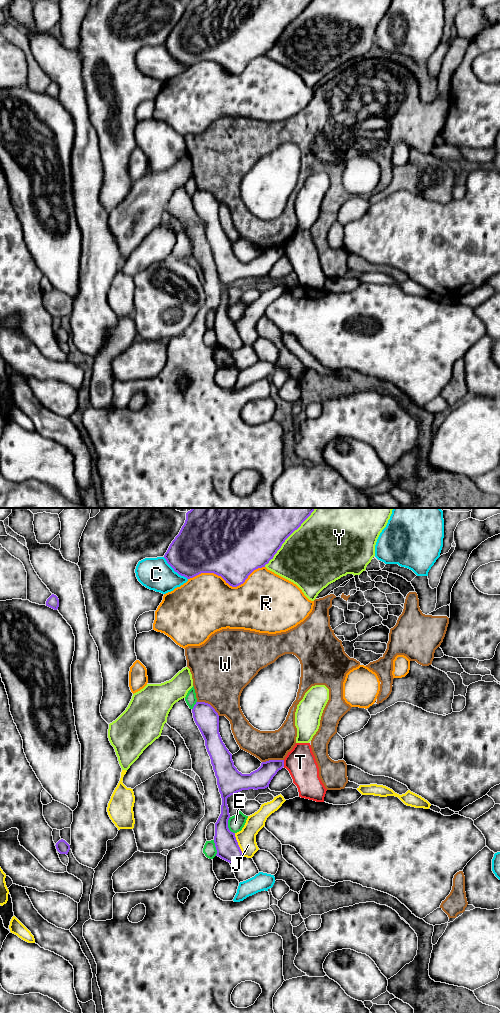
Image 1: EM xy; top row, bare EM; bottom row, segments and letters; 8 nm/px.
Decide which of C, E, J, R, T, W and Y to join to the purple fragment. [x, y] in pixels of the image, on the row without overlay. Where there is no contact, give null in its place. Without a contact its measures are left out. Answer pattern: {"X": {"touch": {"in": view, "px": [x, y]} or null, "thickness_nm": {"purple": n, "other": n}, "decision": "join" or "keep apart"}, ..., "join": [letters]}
{"C": {"touch": {"in": "xy", "px": [174, 58]}, "thickness_nm": {"purple": 380, "other": 260}, "decision": "keep apart"}, "E": {"touch": {"in": "xy", "px": [227, 314]}, "thickness_nm": {"purple": 180, "other": 130}, "decision": "keep apart"}, "J": {"touch": {"in": "xy", "px": [238, 333]}, "thickness_nm": {"purple": 180, "other": 160}, "decision": "keep apart"}, "R": {"touch": {"in": "xy", "px": [226, 70]}, "thickness_nm": {"purple": 440, "other": 480}, "decision": "keep apart"}, "T": {"touch": {"in": "xy", "px": [283, 251]}, "thickness_nm": {"purple": 160, "other": 240}, "decision": "join"}, "W": {"touch": {"in": "xy", "px": [209, 192]}, "thickness_nm": {"purple": 190, "other": 440}, "decision": "keep apart"}, "Y": {"touch": {"in": "xy", "px": [286, 26]}, "thickness_nm": {"purple": 420, "other": 480}, "decision": "keep apart"}, "join": ["T"]}

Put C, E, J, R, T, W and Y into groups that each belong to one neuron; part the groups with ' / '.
C / E / J / R / T / W / Y

